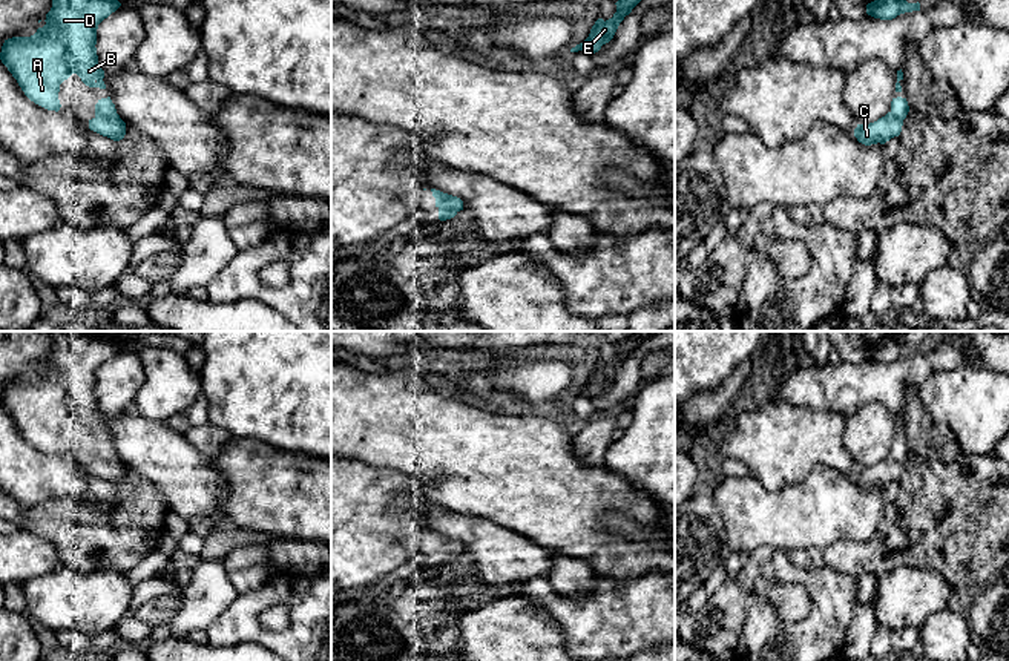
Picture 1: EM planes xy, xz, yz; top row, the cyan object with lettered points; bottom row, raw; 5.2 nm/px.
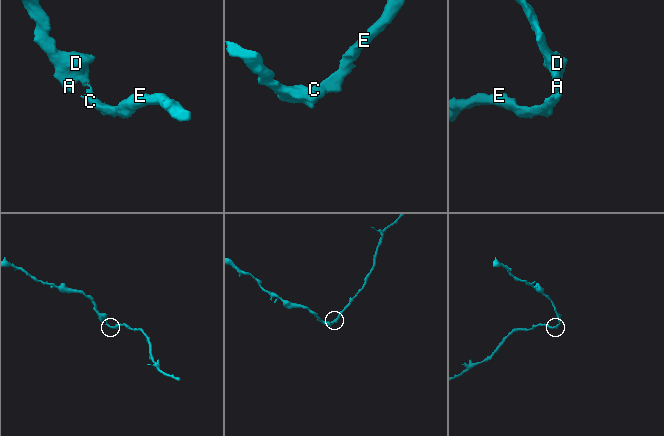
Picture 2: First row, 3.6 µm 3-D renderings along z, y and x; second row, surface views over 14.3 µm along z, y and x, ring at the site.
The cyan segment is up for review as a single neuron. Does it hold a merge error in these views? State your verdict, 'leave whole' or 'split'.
leave whole

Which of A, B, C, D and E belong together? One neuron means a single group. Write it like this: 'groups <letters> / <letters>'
groups A B C D E

